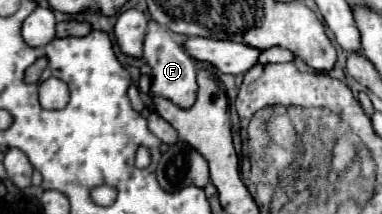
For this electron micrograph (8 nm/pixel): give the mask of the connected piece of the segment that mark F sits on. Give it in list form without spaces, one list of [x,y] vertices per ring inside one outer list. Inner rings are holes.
[[[151,21],[149,31],[145,35],[143,57],[151,67],[151,93],[173,101],[181,109],[191,109],[197,99],[197,89],[199,89],[197,87],[197,69],[193,65],[193,59],[181,49],[175,33],[167,31],[163,25]]]

